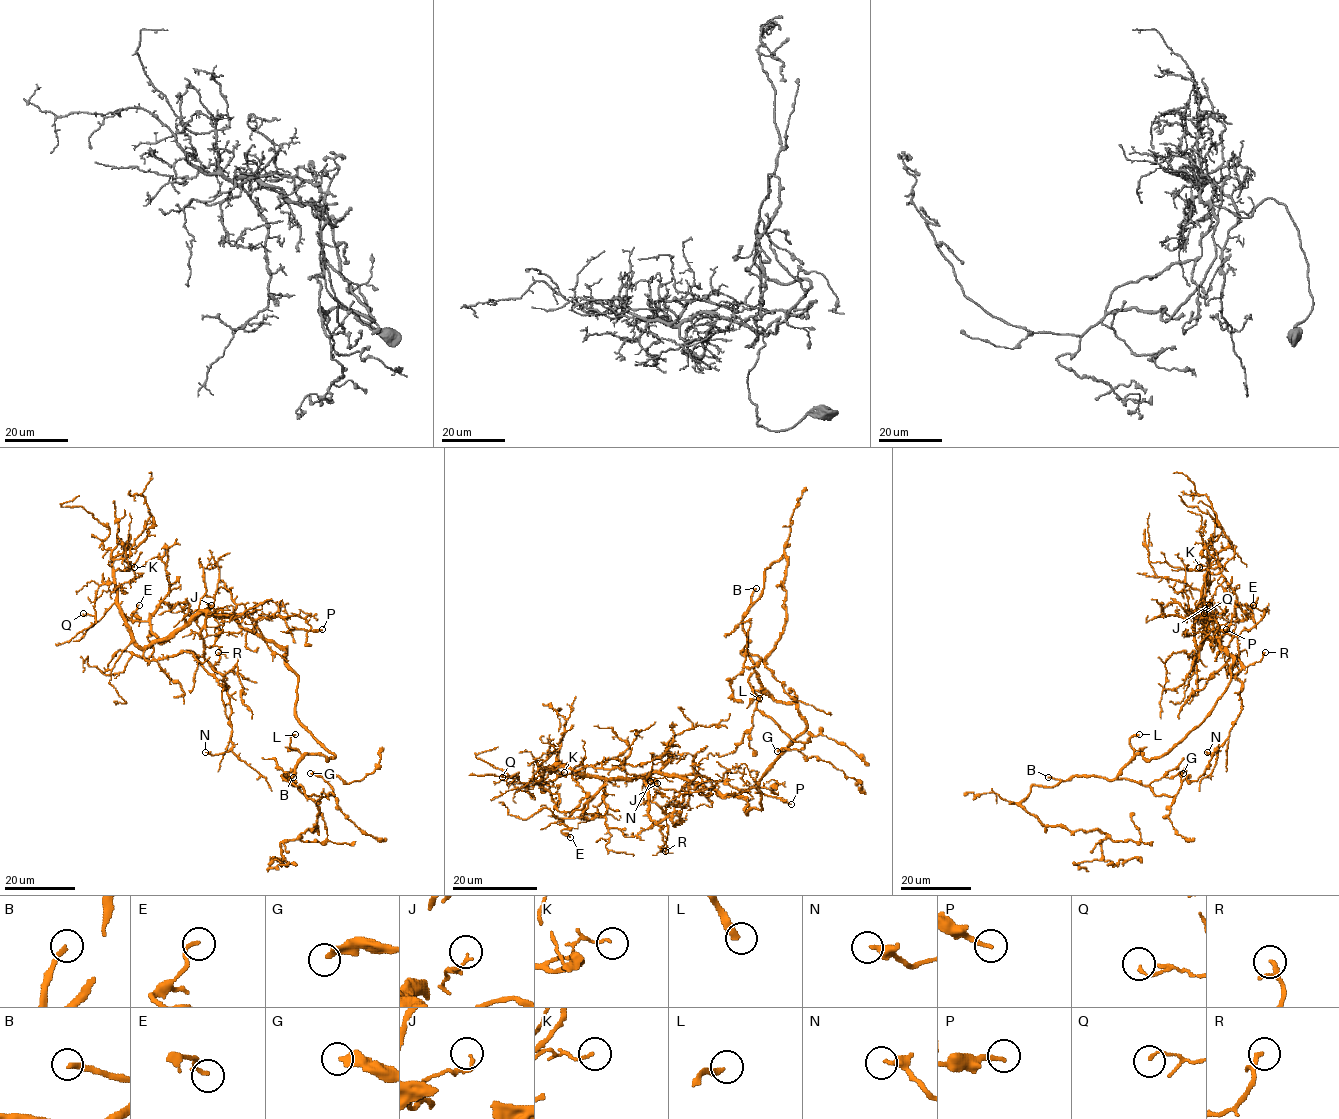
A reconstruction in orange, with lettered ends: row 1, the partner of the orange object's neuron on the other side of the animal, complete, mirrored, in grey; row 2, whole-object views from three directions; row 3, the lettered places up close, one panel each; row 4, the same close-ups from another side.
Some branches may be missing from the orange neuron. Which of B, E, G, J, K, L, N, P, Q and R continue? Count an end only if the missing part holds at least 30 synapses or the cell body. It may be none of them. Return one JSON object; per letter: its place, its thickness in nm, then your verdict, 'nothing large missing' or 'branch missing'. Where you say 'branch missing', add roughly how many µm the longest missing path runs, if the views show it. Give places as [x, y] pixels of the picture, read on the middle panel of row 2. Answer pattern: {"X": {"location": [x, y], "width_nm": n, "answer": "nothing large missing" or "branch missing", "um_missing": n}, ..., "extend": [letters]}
{"B": {"location": [756, 588], "width_nm": 200, "answer": "branch missing", "um_missing": 110}, "E": {"location": [570, 837], "width_nm": 170, "answer": "nothing large missing"}, "G": {"location": [777, 751], "width_nm": 300, "answer": "nothing large missing"}, "J": {"location": [657, 783], "width_nm": 120, "answer": "nothing large missing"}, "K": {"location": [564, 772], "width_nm": 110, "answer": "nothing large missing"}, "L": {"location": [759, 698], "width_nm": 280, "answer": "branch missing", "um_missing": 90}, "N": {"location": [650, 781], "width_nm": 320, "answer": "nothing large missing"}, "P": {"location": [791, 804], "width_nm": 200, "answer": "nothing large missing"}, "Q": {"location": [502, 777], "width_nm": 120, "answer": "nothing large missing"}, "R": {"location": [665, 851], "width_nm": 150, "answer": "nothing large missing"}, "extend": ["B", "L"]}

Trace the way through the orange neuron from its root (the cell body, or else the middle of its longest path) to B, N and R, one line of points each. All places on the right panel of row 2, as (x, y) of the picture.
B: (1220, 698), (1211, 712), (1164, 755), (1148, 760), (1137, 755), (1112, 779), (1071, 776), (1059, 780), (1048, 777)
N: (1220, 698), (1232, 658), (1200, 616), (1207, 633), (1239, 661), (1242, 683), (1241, 711), (1229, 736), (1207, 752)
R: (1220, 698), (1230, 680), (1232, 658), (1200, 616), (1207, 633), (1244, 666), (1259, 662), (1265, 652)

